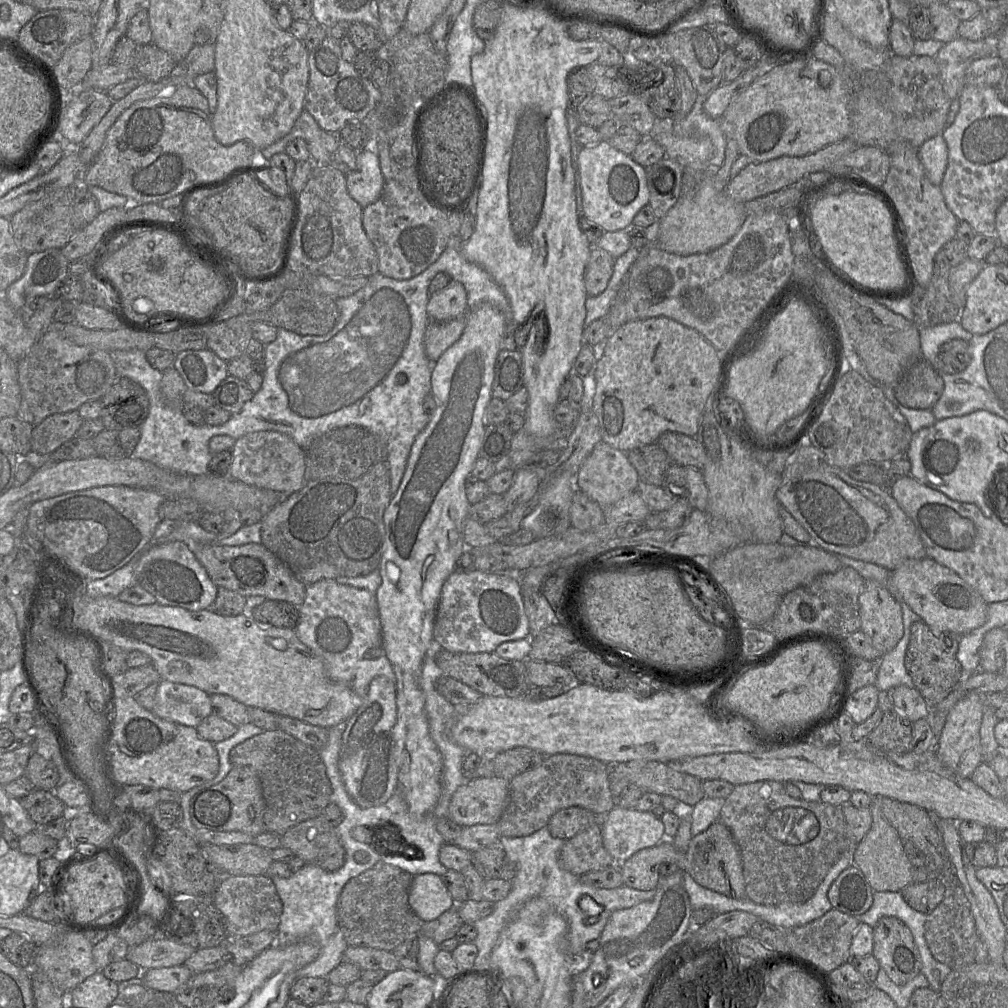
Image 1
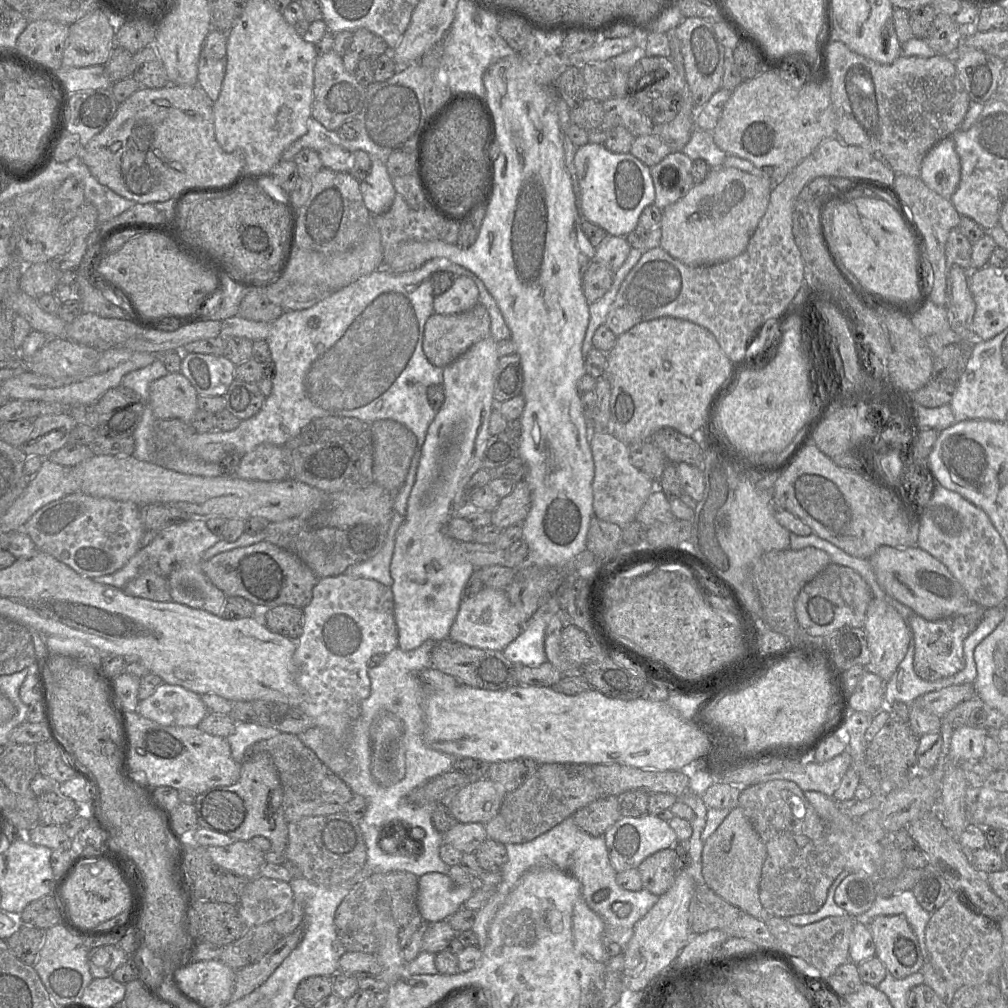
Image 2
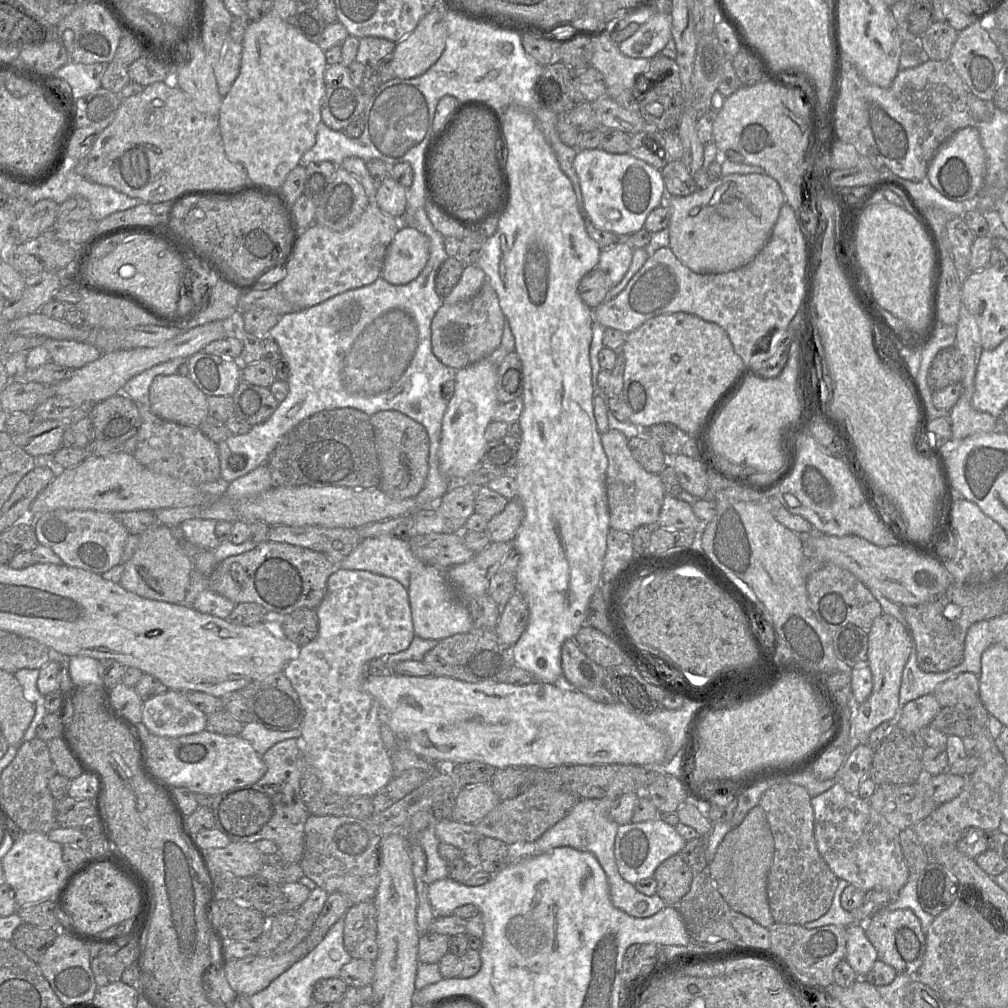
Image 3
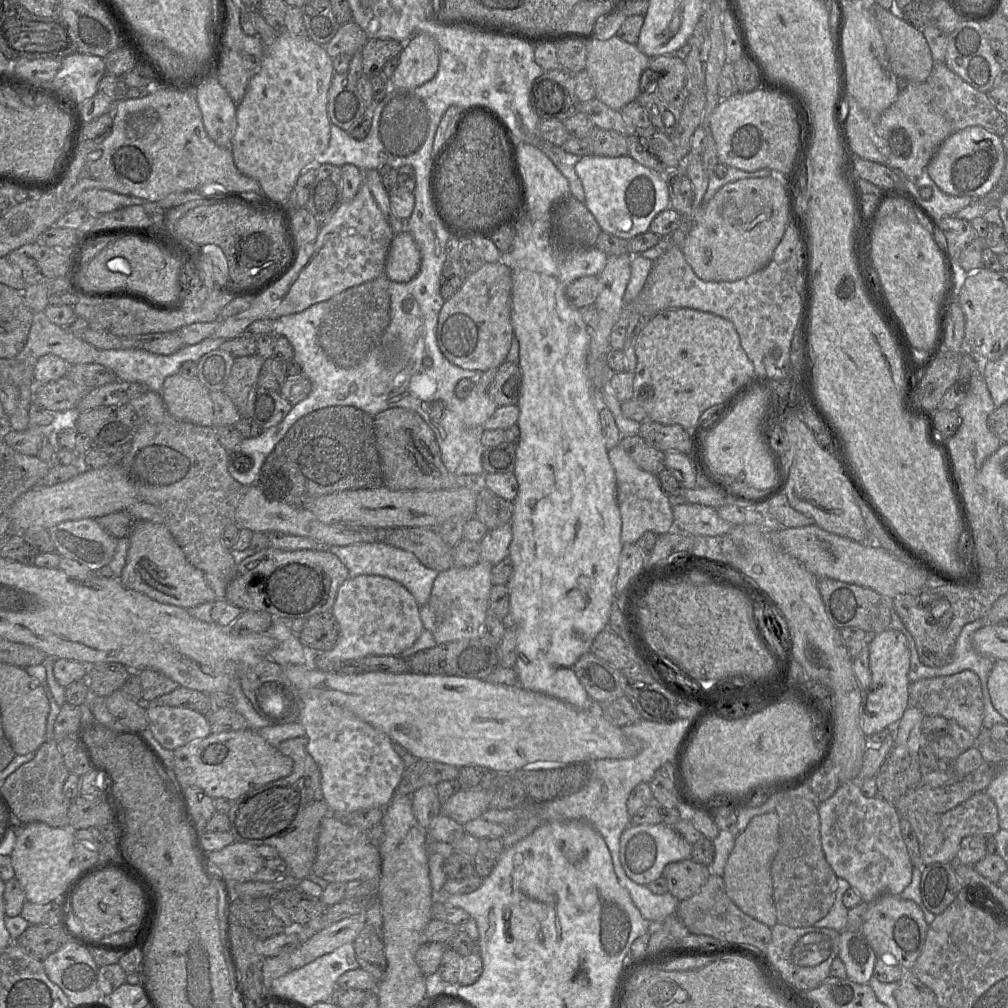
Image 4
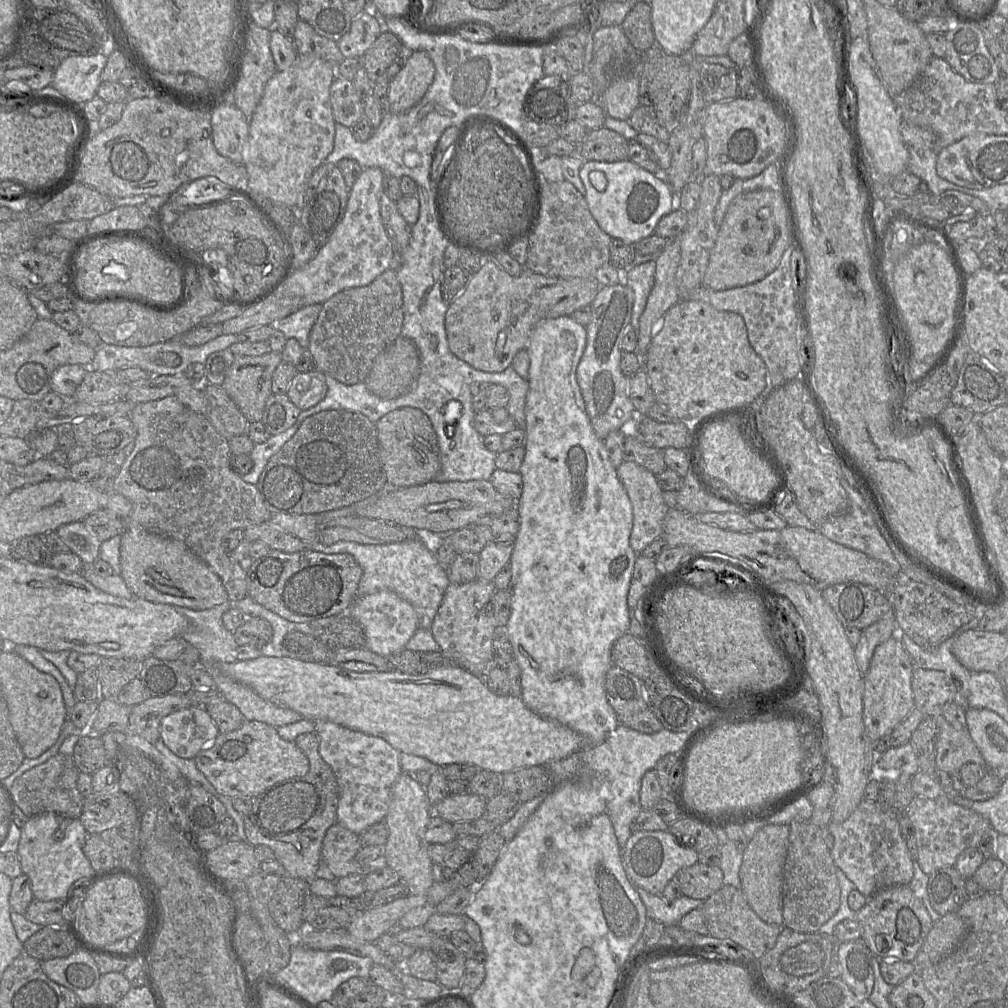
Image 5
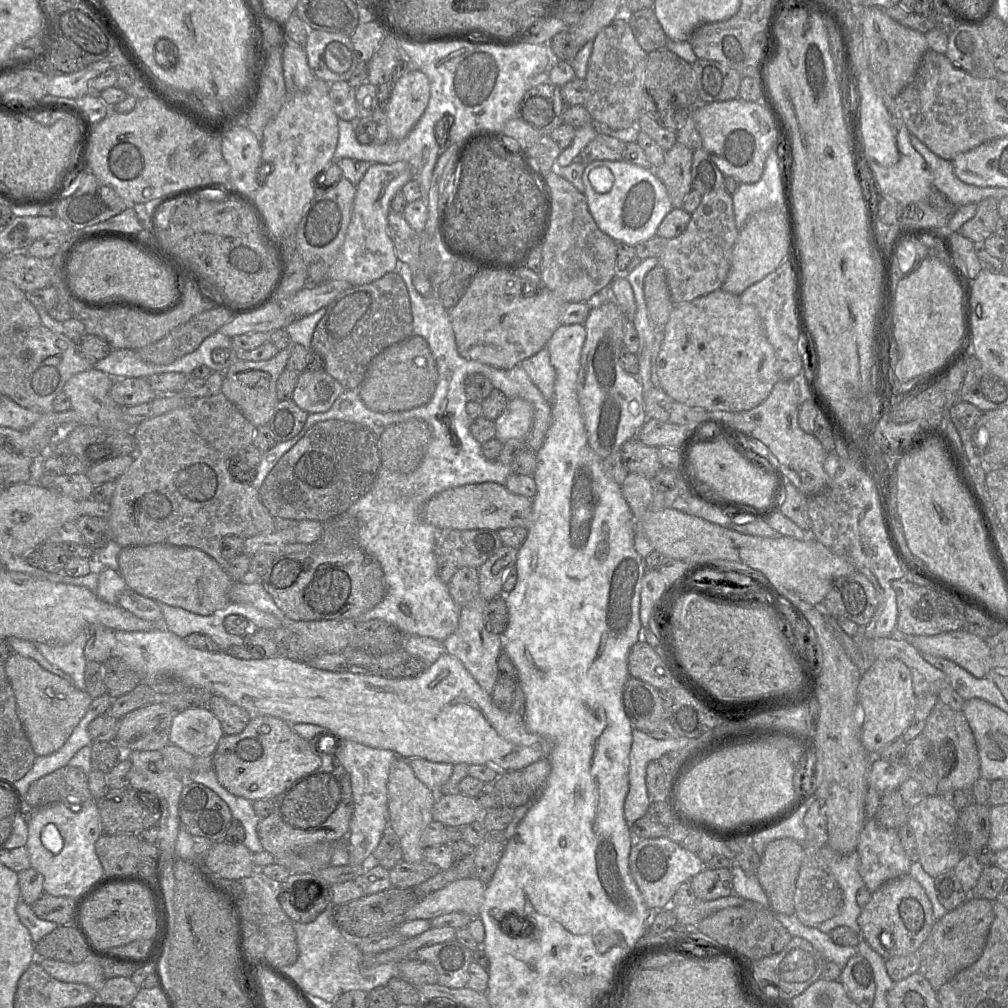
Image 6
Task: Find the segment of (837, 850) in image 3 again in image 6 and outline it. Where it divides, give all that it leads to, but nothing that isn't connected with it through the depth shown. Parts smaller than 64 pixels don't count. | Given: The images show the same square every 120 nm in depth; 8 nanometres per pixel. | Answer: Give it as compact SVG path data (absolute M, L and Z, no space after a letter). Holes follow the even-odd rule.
M875 818L865 822L856 852L859 855L859 873L864 881L864 886L870 892L875 892L885 883L910 872L912 863L902 847L897 831L881 827Z

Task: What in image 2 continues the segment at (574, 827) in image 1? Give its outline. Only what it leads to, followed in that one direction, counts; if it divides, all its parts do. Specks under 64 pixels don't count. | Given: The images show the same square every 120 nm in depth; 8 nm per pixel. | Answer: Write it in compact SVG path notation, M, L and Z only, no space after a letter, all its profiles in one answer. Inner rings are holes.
M617 796L602 797L587 806L577 810L573 815L575 824L592 836L603 836L621 817Z

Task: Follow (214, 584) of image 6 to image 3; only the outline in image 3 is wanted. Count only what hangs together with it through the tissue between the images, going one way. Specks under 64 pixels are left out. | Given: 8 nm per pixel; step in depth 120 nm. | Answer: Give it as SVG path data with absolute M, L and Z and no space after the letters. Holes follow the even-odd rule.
M166 525L148 529L140 535L140 541L132 558L125 564L120 585L128 592L147 599L181 604L195 567L181 547L177 530Z

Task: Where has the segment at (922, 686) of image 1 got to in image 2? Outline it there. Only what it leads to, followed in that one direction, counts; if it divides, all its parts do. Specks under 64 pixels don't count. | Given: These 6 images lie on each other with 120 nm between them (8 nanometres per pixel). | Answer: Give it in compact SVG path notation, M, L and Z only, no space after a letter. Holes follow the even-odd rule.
M977 607L977 609L970 609L967 613L953 614L937 620L926 620L913 612L909 621L915 639L913 659L915 673L924 680L936 681L961 671L965 667L964 640L975 630L983 614L984 608Z

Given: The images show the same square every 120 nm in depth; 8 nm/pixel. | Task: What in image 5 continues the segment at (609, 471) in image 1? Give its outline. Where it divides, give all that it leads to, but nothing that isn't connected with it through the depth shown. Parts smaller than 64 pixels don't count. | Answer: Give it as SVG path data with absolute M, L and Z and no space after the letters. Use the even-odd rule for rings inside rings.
M624 460L616 468L632 505L633 525L630 534L630 546L636 553L641 553L656 538L662 537L663 521L669 511L663 498L657 476L635 462Z

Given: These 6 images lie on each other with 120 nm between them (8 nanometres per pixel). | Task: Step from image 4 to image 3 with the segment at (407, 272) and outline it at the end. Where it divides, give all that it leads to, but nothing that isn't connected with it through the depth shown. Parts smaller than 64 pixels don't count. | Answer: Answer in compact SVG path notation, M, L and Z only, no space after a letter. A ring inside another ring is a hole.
M404 226L396 233L385 257L382 277L394 285L416 279L430 256L430 241L415 228Z

